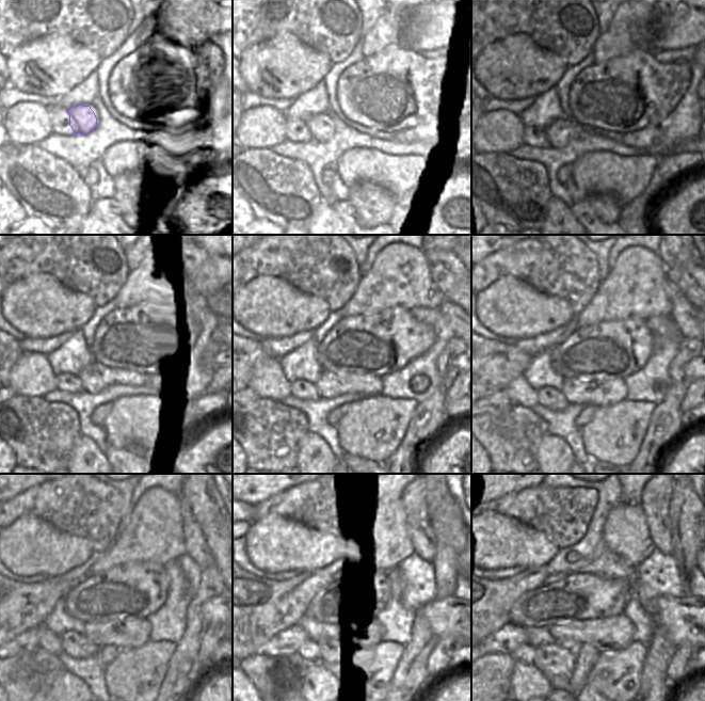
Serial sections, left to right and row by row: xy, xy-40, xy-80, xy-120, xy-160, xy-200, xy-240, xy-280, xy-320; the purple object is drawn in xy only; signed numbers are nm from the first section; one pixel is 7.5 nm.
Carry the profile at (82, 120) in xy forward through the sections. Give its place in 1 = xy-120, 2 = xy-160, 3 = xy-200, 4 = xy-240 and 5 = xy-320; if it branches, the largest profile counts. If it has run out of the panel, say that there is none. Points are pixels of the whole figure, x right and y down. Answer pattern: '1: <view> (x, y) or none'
1: xy-120 (91, 380)
2: xy-160 (330, 385)
3: xy-200 (596, 394)
4: xy-240 (131, 632)
5: xy-320 (606, 634)

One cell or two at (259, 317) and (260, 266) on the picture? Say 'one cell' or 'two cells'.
two cells

